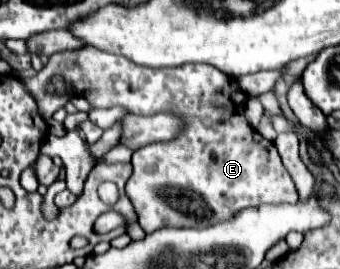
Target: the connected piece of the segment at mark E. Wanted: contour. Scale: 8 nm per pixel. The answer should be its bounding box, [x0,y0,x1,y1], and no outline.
[19,46,297,234]

